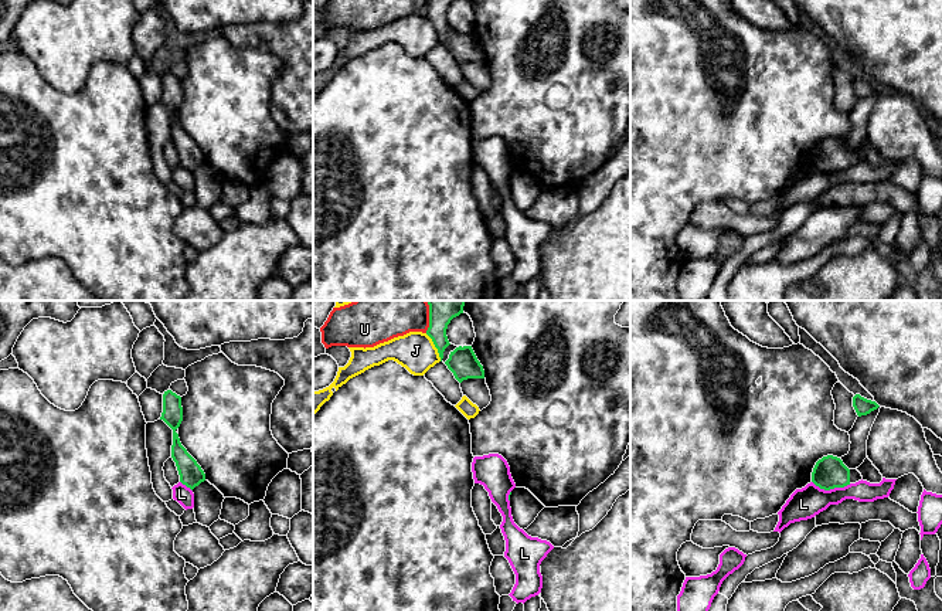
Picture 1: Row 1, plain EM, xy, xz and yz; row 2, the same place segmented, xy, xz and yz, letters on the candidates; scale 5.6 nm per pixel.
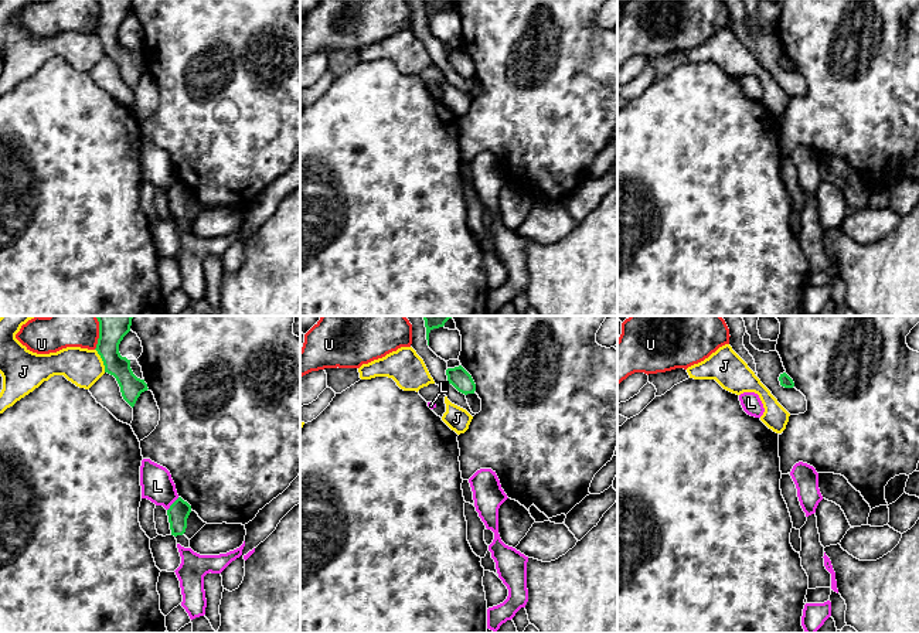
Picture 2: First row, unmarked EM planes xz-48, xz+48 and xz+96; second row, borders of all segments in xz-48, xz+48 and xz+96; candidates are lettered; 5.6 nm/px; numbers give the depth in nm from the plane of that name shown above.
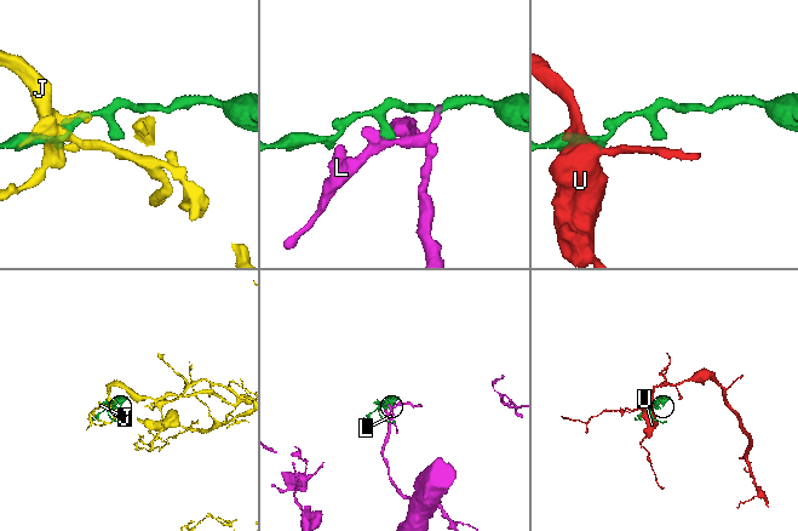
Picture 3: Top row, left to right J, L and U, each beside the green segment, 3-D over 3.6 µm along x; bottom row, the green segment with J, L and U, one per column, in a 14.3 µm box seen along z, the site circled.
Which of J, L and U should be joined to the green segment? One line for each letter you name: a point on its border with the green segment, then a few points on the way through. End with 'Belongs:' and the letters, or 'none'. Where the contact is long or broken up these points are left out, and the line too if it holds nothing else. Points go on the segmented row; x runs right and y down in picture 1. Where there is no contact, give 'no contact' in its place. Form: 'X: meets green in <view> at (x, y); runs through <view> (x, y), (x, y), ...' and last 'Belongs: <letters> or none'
Belongs: none

